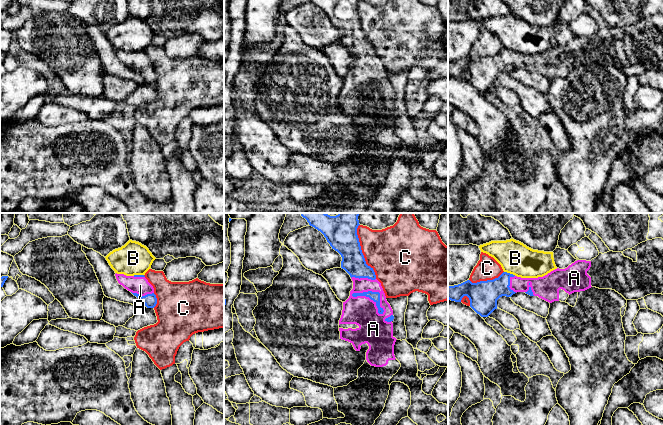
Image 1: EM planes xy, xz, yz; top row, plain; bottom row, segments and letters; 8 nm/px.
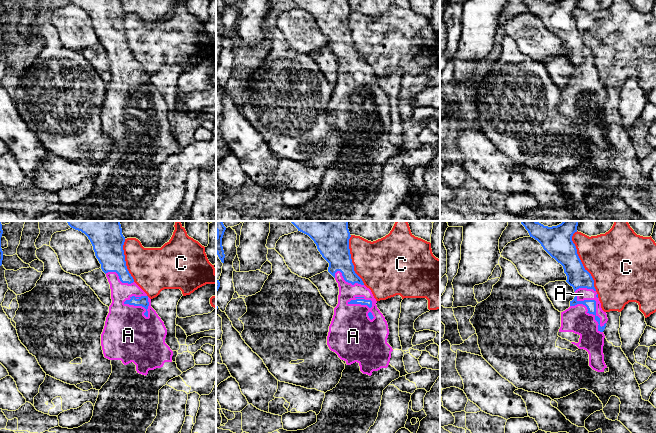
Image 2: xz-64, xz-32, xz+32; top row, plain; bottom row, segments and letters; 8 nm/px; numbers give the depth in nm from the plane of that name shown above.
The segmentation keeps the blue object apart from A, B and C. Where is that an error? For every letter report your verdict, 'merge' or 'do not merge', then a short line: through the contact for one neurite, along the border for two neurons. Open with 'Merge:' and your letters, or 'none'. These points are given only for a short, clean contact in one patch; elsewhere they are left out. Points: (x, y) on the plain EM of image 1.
Merge: A
A: merge
B: do not merge; line yz (504, 47), (515, 51)
C: do not merge

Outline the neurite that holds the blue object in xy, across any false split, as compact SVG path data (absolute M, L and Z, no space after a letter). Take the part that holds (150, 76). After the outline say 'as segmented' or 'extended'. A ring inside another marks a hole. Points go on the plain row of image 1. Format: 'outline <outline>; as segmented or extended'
outline M116 49L115 52L118 59L139 74L147 84L156 82L157 74L154 70L154 64L144 51L126 52Z; extended

